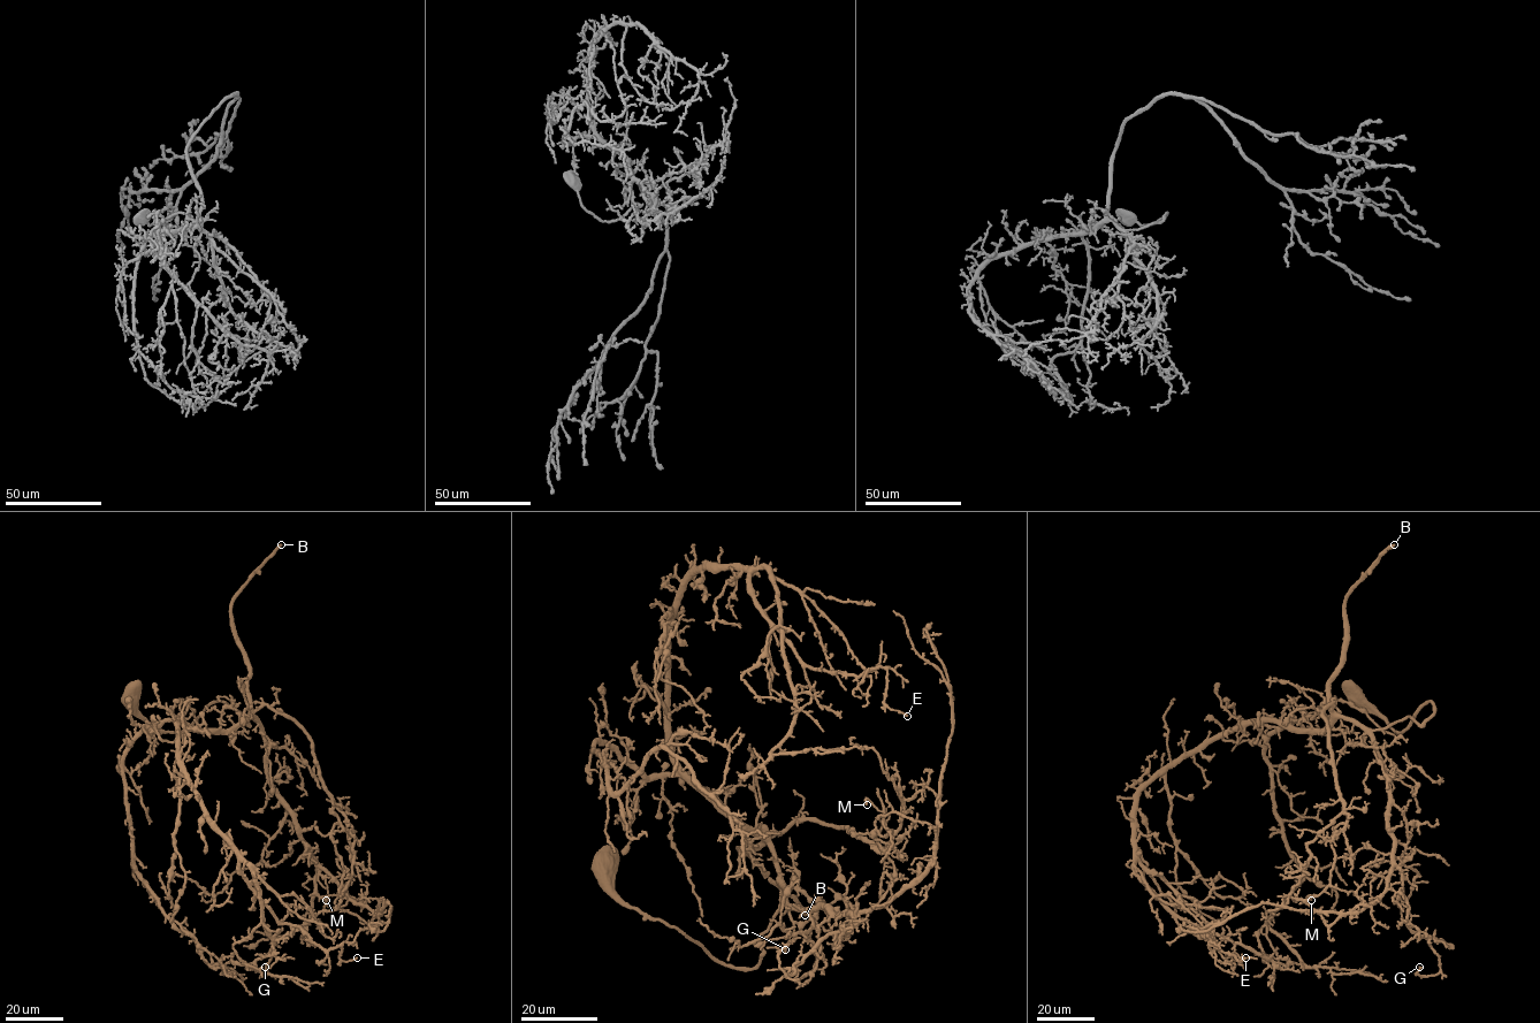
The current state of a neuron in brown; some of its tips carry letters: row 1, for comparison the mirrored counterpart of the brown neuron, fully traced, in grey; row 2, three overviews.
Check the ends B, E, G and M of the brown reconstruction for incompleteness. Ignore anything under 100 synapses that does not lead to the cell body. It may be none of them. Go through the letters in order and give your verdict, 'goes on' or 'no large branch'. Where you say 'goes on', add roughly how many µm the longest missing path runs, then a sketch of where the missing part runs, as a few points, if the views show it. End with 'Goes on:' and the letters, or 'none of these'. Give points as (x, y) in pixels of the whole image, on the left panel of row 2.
B: goes on; about 200 µm are missing; missing branch runs (281, 544), (302, 532), (312, 535), (306, 602), (273, 651), (244, 653), (203, 792), (199, 784)
E: no large branch
G: no large branch
M: no large branch
Goes on: B

